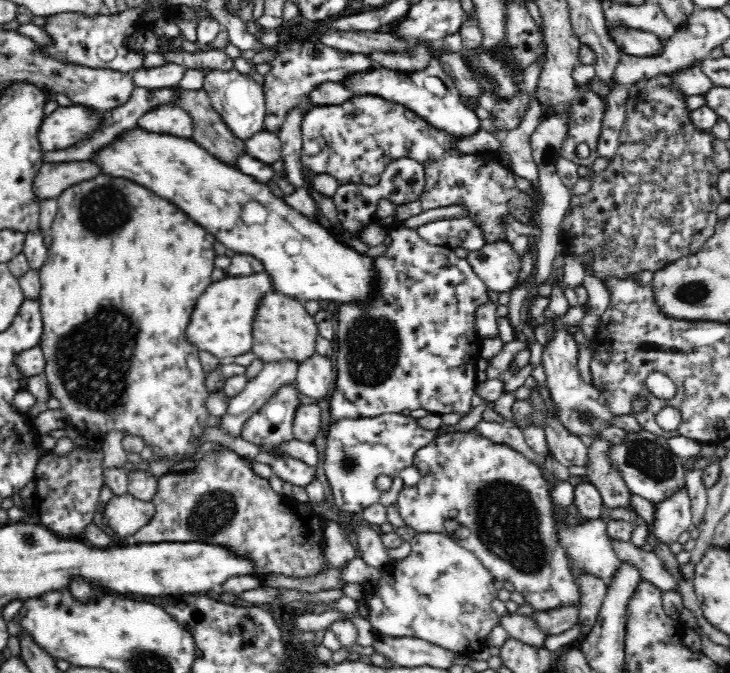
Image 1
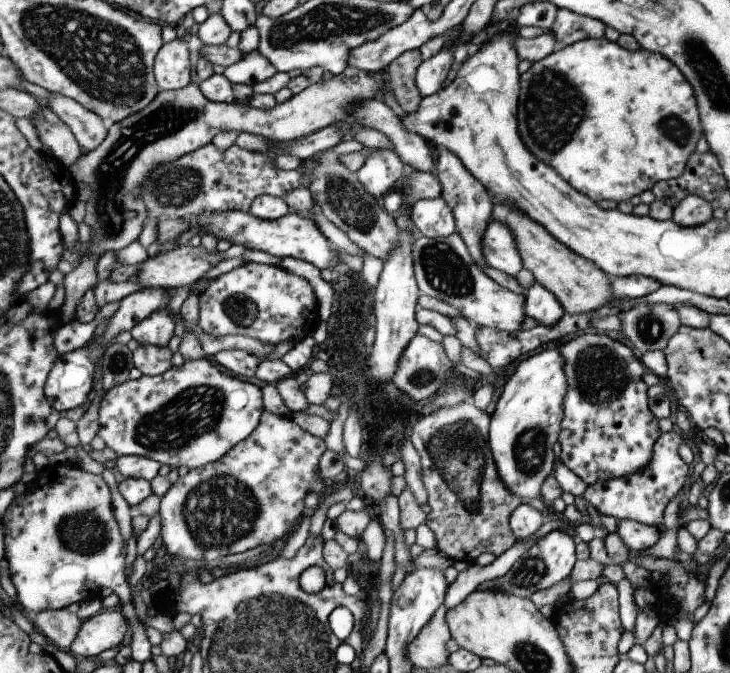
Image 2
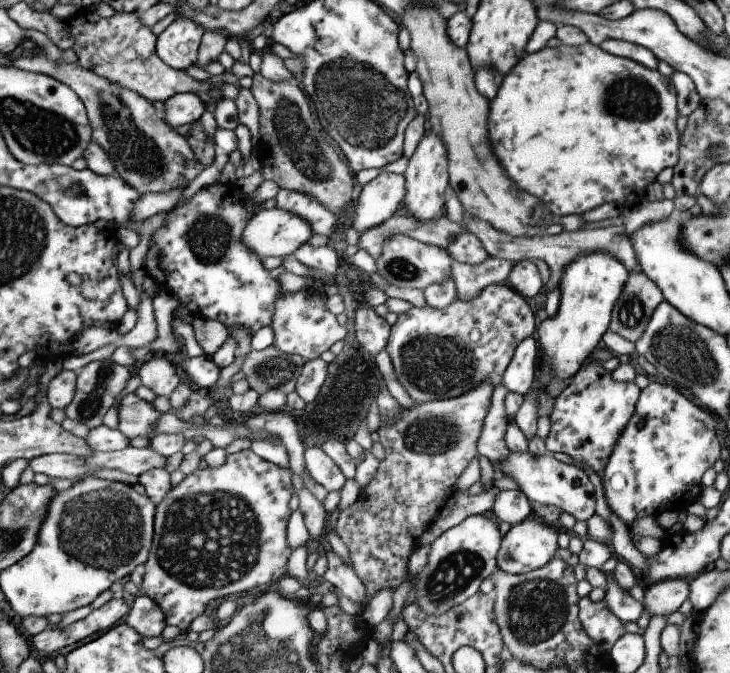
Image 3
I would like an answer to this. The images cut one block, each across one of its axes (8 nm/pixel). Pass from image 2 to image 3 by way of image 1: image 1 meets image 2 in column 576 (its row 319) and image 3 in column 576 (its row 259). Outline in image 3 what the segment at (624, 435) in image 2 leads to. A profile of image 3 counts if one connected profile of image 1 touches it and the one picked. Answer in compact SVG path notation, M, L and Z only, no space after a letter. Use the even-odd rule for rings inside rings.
M597 364L583 366L571 380L571 384L557 396L551 408L551 428L545 438L549 454L567 454L575 464L585 464L601 476L611 450L625 430L629 418L635 412L639 400L639 388L633 382L615 382L609 372L597 368Z

